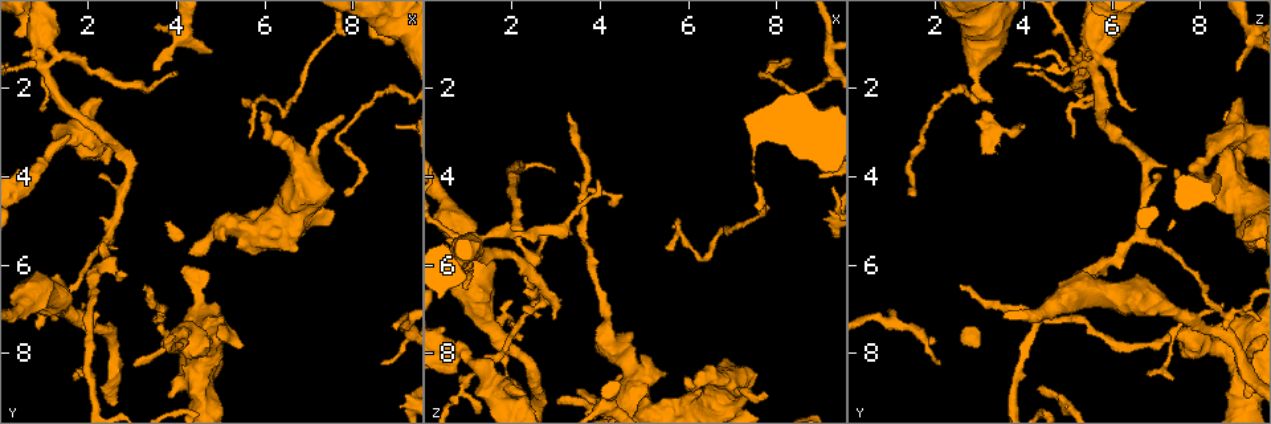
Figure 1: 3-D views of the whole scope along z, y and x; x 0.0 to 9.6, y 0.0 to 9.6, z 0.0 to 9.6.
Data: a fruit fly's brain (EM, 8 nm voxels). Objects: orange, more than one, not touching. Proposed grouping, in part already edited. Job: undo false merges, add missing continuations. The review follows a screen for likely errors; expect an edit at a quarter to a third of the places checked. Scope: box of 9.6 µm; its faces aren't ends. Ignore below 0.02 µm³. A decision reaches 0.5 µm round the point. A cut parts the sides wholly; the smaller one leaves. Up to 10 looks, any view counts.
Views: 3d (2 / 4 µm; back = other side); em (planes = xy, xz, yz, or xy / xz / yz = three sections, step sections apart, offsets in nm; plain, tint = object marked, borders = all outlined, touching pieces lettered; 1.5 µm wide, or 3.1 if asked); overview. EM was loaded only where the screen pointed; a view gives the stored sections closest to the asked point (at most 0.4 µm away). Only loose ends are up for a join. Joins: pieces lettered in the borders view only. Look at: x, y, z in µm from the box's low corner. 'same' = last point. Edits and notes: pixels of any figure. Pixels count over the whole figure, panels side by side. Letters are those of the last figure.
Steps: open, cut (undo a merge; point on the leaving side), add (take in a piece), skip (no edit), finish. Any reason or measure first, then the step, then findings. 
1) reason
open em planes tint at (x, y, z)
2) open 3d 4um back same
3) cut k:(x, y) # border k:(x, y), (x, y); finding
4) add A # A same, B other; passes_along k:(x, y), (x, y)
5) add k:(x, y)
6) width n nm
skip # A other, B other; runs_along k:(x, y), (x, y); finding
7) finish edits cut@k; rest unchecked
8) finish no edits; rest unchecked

thin end
open 3d 4um at (4.00, 1.70, 4.10)

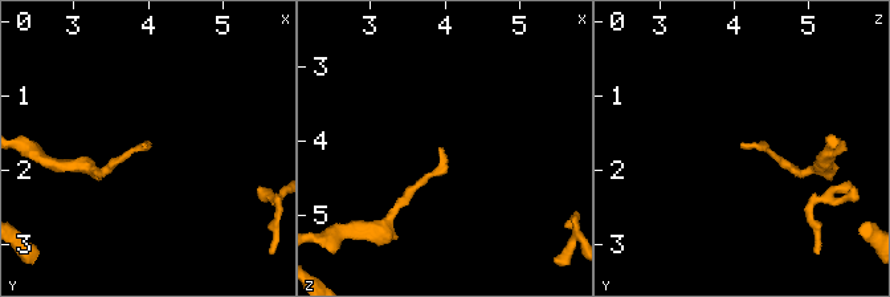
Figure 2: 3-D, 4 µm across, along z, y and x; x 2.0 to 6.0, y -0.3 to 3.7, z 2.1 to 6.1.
shape alone is not enough
open em planes tint at (3.95, 1.70, 4.10)

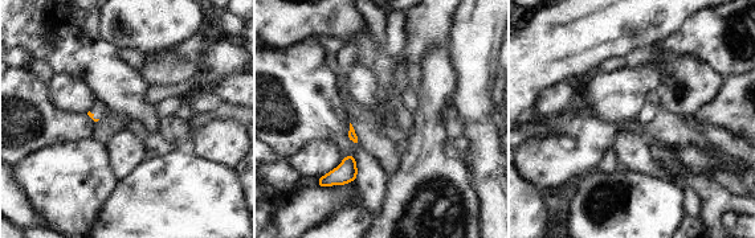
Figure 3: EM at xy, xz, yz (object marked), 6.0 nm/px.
open em planes borders same

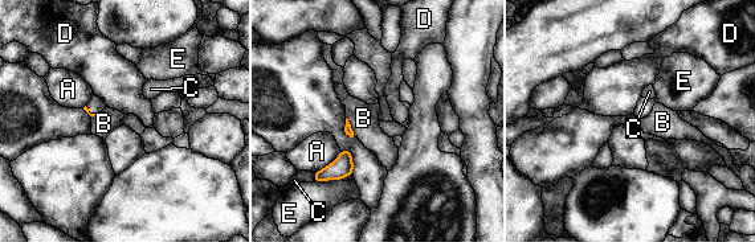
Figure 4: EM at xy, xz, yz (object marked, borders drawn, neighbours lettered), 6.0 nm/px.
longest_contact A 200 nm
skip # A other, B other, C other, D other, E other; border 4:(346, 117), (358, 138); no lettered piece goes on from it

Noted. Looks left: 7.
tapers out
open em xy step 8 tint at (5.65, 3.05, 5.20)

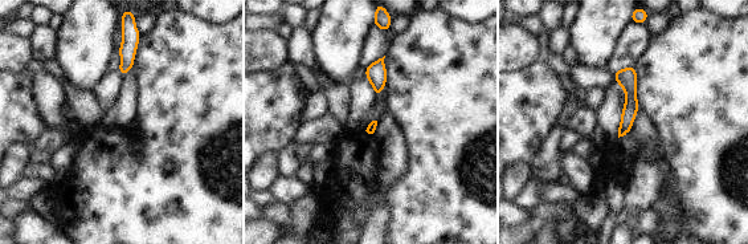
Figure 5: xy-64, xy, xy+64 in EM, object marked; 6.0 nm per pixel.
see the neighbours
open em xy step 8 borders same

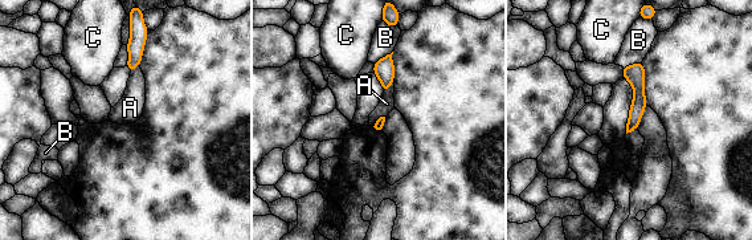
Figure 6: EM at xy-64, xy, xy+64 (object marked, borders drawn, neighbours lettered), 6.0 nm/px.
skip # A other, B other, C other; runs_along 6:(640, 65), (638, 105), (629, 127); no lettered piece goes on from it

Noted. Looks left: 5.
sudden change in width
open em xy step 4 borders at (4.15, 7.55, 7.30)

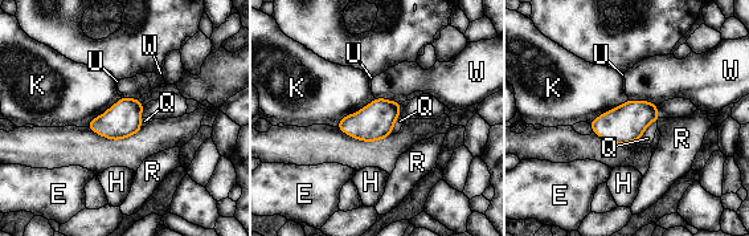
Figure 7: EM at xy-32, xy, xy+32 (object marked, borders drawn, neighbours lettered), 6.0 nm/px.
width 220 nm
skip # E other, H other, K other, Q other, R other, U other, W other; border 7:(375, 98), (346, 114), (335, 126); continuous, no second cell

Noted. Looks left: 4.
open em planes plain at (0.90, 1.30, 5.70)

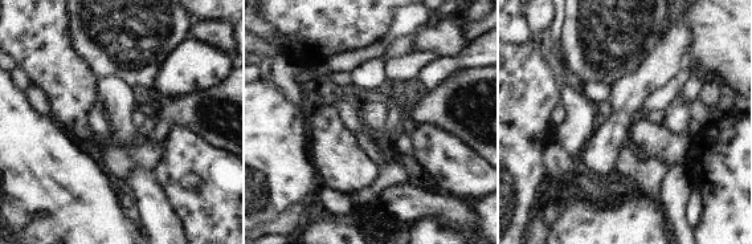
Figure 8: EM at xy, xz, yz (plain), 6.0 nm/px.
what lies round it
open em planes borders same

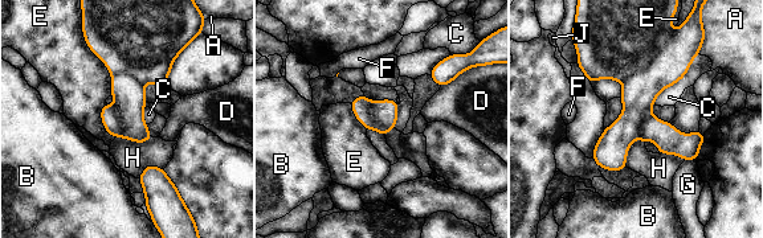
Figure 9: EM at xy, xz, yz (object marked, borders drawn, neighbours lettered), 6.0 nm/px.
cut 9:(619, 35) # A other, B other, C other, D other, E other, F other, G other, H other, J other; a second cell is stuck on

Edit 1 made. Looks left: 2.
finish edits cut@9; rest unchecked

